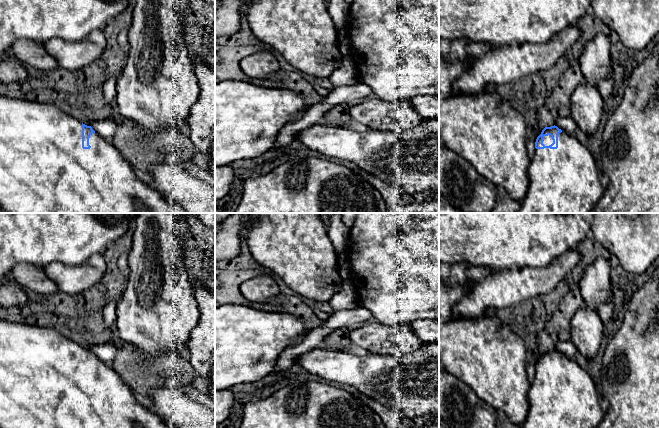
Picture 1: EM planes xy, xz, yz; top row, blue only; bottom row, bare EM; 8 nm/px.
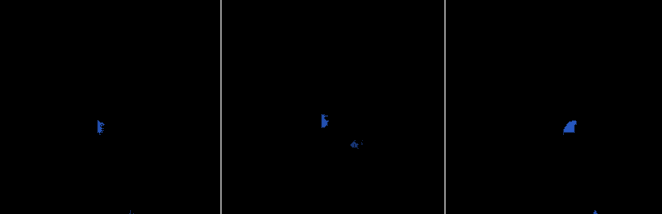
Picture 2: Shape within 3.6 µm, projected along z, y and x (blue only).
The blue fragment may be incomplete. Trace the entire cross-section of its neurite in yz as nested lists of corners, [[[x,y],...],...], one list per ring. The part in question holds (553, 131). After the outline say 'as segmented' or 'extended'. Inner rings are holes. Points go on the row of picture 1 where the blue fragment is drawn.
[[[554,125],[542,130],[535,148],[528,167],[529,188],[517,213],[590,213],[605,188],[588,147]]]; extended

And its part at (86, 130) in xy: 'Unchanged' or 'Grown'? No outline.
Grown

